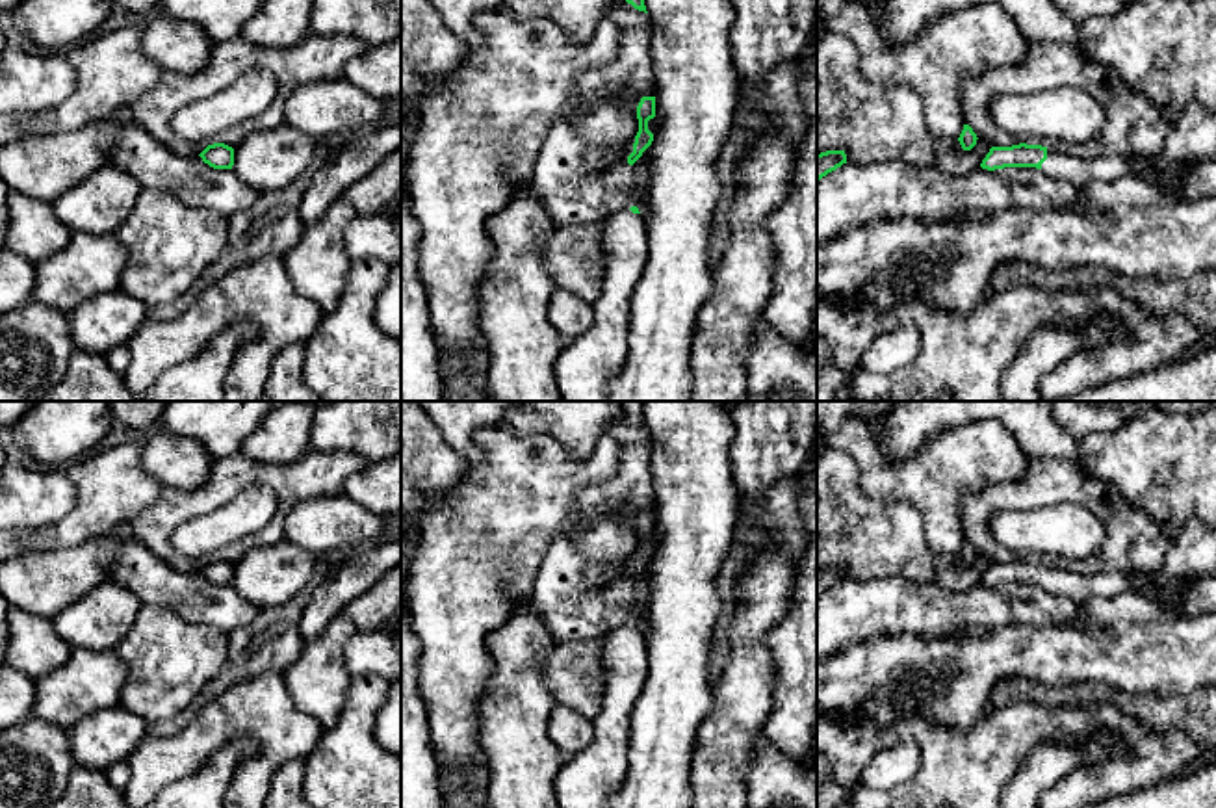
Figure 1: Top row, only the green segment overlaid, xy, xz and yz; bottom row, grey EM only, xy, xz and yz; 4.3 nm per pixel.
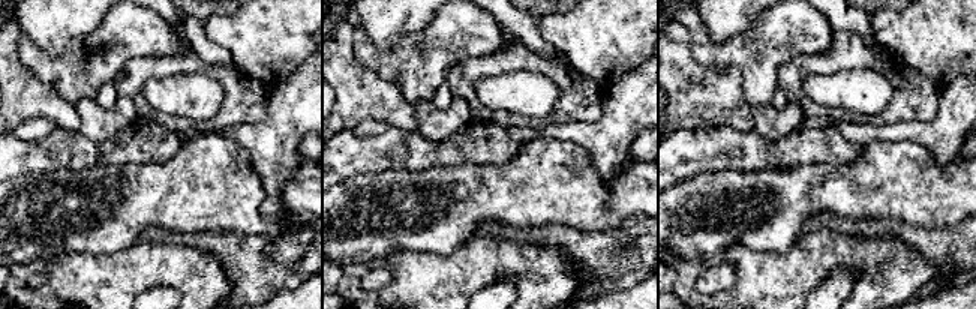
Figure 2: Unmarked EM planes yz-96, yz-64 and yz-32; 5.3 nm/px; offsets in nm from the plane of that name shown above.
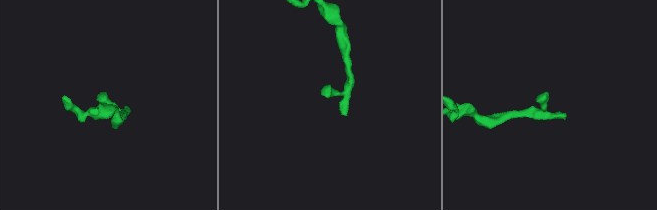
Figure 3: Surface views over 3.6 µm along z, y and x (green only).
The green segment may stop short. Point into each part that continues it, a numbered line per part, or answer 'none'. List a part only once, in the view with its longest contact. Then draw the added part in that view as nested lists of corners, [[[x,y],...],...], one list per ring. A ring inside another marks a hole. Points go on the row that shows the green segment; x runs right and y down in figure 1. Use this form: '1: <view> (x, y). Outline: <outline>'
1: yz (1190, 138). Outline: [[[1190,104],[1170,123],[1162,152],[1155,158],[1103,156],[1080,160],[1047,149],[1041,171],[1073,186],[1093,180],[1112,182],[1125,175],[1142,178],[1158,188],[1170,199],[1183,199],[1183,188],[1166,178],[1170,169],[1188,169],[1190,165],[1216,156],[1216,111],[1207,111],[1199,104]]]

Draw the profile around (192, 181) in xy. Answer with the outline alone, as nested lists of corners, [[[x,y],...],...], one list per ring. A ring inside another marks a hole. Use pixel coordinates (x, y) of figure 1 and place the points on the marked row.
[[[119,111],[121,134],[111,147],[110,163],[134,176],[143,189],[175,195],[193,208],[215,210],[225,219],[254,204],[260,191],[241,180],[234,169],[213,169],[201,156],[178,156],[167,150],[130,111]]]

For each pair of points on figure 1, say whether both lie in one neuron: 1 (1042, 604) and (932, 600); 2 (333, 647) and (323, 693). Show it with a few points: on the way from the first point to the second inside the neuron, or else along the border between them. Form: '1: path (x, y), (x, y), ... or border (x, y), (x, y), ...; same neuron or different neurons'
1: path (1014, 604), (960, 604); same neuron
2: path (323, 658), (323, 682); same neuron

